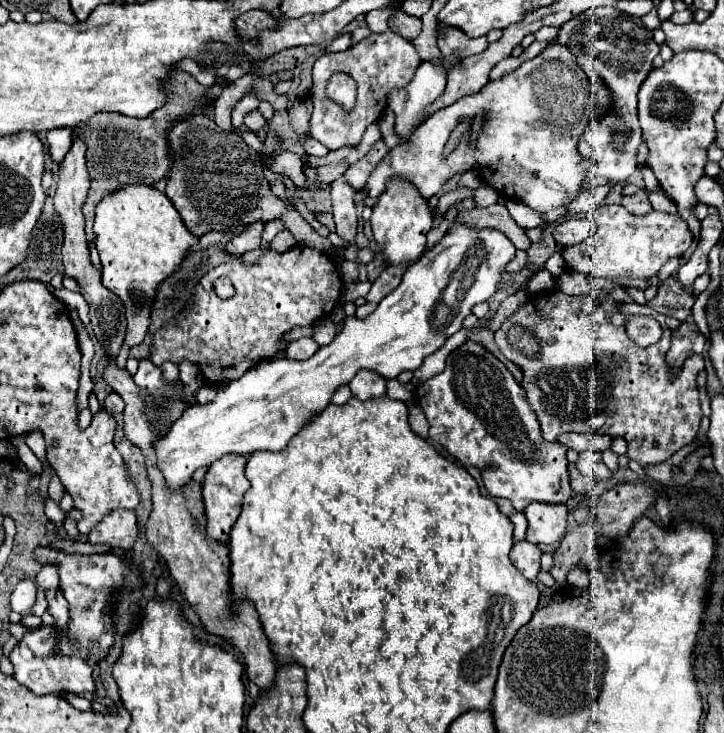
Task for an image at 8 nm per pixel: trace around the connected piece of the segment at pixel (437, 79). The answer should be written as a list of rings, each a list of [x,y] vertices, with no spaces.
[[[421,62],[413,74],[413,80],[405,88],[389,92],[387,106],[397,116],[397,134],[405,134],[405,140],[417,130],[421,110],[435,102],[445,90],[447,70],[433,62]]]

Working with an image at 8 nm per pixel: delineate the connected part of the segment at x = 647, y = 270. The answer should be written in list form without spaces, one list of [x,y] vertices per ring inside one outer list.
[[[605,204],[597,208],[593,220],[597,222],[597,234],[581,244],[567,246],[563,250],[563,258],[569,270],[599,278],[651,278],[669,258],[683,256],[695,240],[679,214],[659,210],[635,216],[621,204]]]

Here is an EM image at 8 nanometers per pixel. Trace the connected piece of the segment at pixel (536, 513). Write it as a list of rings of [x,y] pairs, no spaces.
[[[533,502],[523,512],[527,516],[527,534],[525,540],[531,544],[557,544],[567,530],[567,508],[561,506],[545,506],[541,502]]]

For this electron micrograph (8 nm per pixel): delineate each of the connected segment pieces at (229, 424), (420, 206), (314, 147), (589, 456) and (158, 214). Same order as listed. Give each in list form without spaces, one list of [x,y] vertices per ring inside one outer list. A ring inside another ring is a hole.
[[[455,226],[405,272],[401,284],[379,302],[375,312],[367,318],[345,318],[343,330],[335,340],[321,346],[311,358],[303,362],[289,358],[265,360],[241,380],[219,386],[211,404],[189,406],[181,420],[171,426],[171,432],[155,442],[157,466],[165,474],[169,488],[179,490],[197,468],[213,464],[223,454],[249,456],[255,450],[283,450],[305,424],[325,410],[333,392],[349,384],[363,368],[381,374],[385,380],[393,380],[405,370],[415,372],[429,354],[439,350],[461,328],[459,324],[477,302],[485,302],[495,294],[501,272],[513,256],[515,246],[503,232]],[[449,282],[457,284],[457,302],[451,306],[449,320],[443,326],[435,326],[433,312]]]
[[[393,176],[387,182],[385,192],[377,198],[371,216],[375,242],[381,246],[383,256],[391,266],[401,262],[415,262],[425,252],[425,242],[427,242],[427,232],[431,230],[431,222],[433,218],[427,200],[419,194],[419,190],[411,182],[405,182],[397,176]]]
[[[303,136],[301,140],[297,140],[299,142],[299,146],[303,148],[303,152],[307,154],[307,156],[327,156],[329,154],[329,148],[323,148],[317,140],[313,140],[313,138],[309,138],[309,136]]]
[[[597,450],[581,452],[581,454],[579,454],[579,460],[577,460],[577,470],[579,470],[583,476],[593,474],[593,476],[597,476],[599,480],[609,478],[609,470],[603,466],[603,462],[601,462],[601,452],[597,452]]]
[[[125,186],[117,194],[111,194],[97,204],[95,210],[95,246],[101,258],[103,286],[117,294],[125,304],[127,334],[123,348],[117,356],[117,364],[125,368],[129,350],[143,342],[149,330],[149,314],[157,296],[159,284],[175,274],[187,252],[199,242],[189,234],[175,206],[163,192],[151,186]]]

